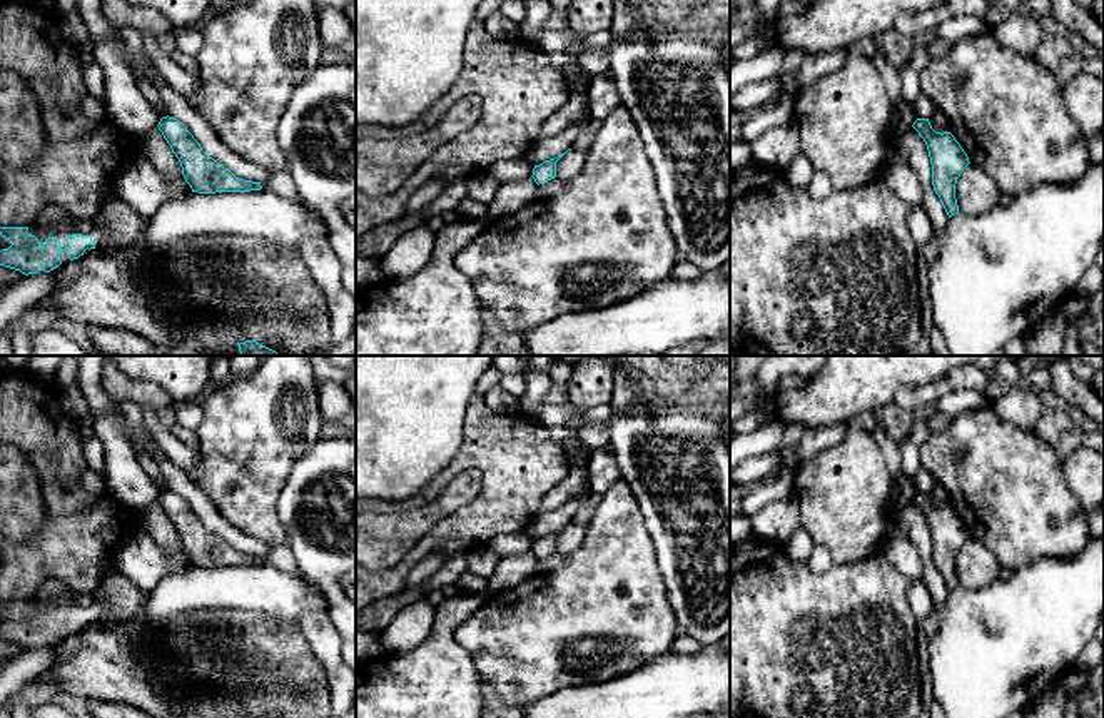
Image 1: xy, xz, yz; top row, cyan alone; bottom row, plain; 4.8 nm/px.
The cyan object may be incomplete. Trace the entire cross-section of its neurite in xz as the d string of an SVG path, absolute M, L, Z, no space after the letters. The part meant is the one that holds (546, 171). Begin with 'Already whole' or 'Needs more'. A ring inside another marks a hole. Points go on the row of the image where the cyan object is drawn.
Already whole. M565 154L555 157L555 159L549 159L549 160L544 160L543 164L539 165L534 165L533 169L533 179L534 182L539 185L539 184L544 184L551 179L556 177L556 162L563 157Z

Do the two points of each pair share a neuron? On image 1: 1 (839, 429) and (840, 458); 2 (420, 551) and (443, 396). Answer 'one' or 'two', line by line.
1: two
2: two

